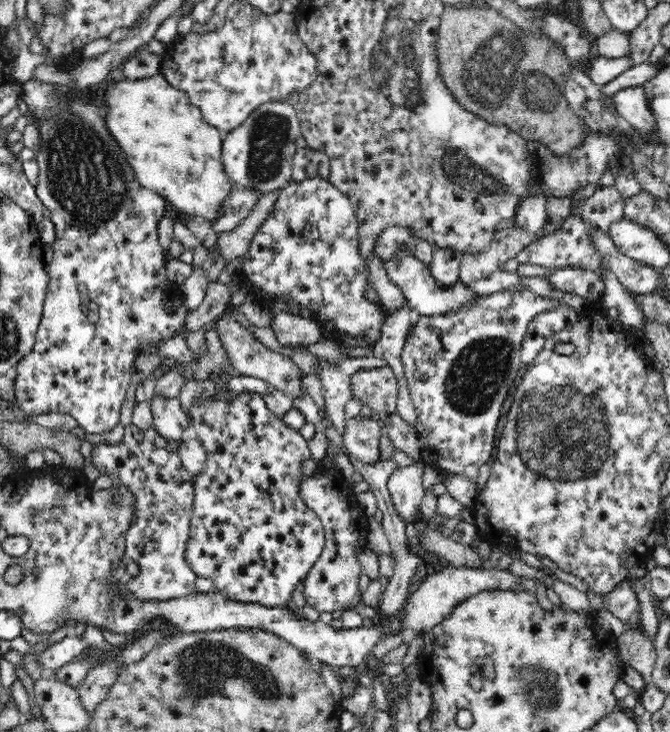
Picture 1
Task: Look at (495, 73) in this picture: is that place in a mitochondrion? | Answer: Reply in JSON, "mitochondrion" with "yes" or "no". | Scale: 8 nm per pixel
{"mitochondrion":"yes"}

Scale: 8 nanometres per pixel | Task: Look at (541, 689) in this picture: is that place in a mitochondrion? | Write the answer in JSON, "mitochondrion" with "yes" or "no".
{"mitochondrion":"yes"}

